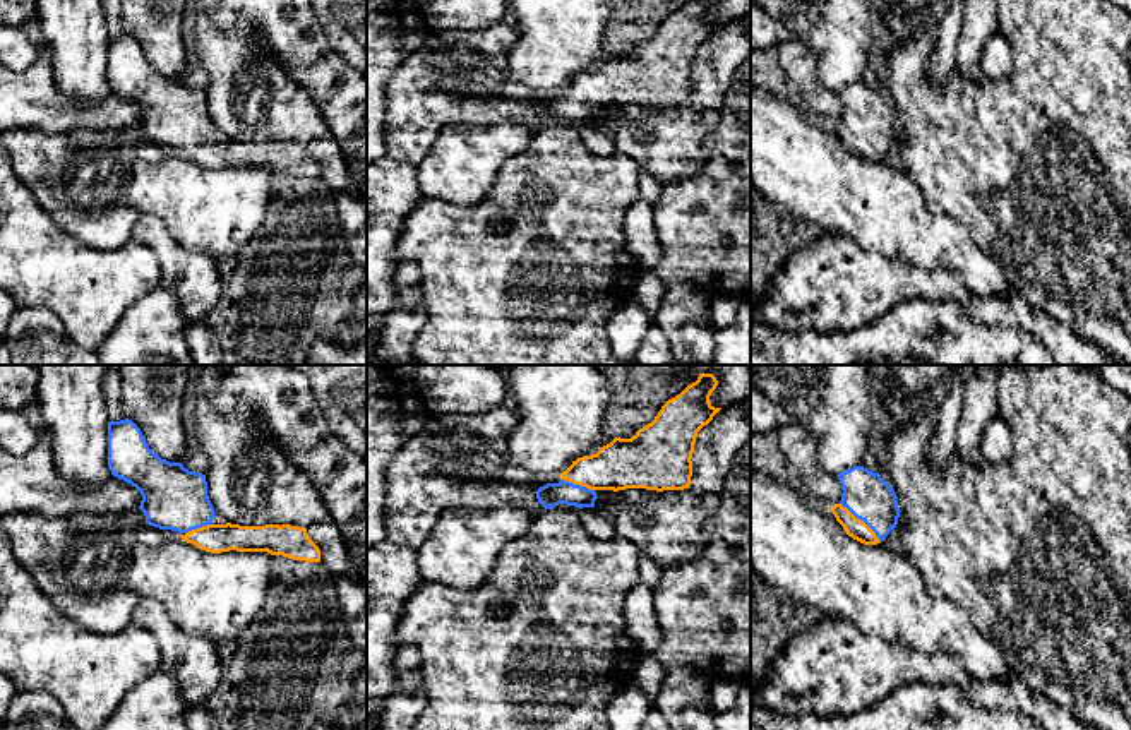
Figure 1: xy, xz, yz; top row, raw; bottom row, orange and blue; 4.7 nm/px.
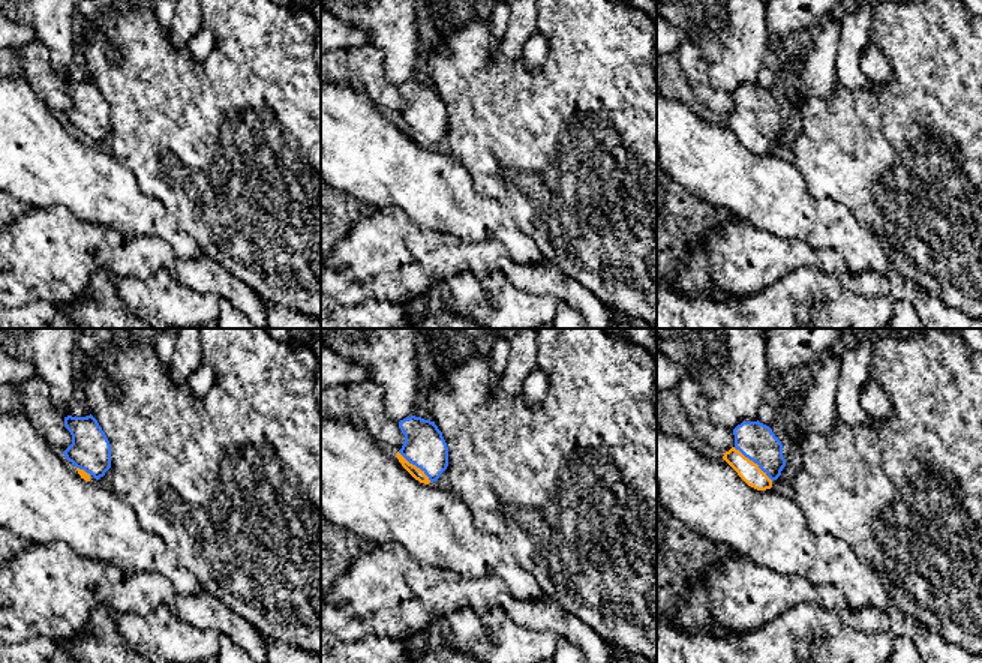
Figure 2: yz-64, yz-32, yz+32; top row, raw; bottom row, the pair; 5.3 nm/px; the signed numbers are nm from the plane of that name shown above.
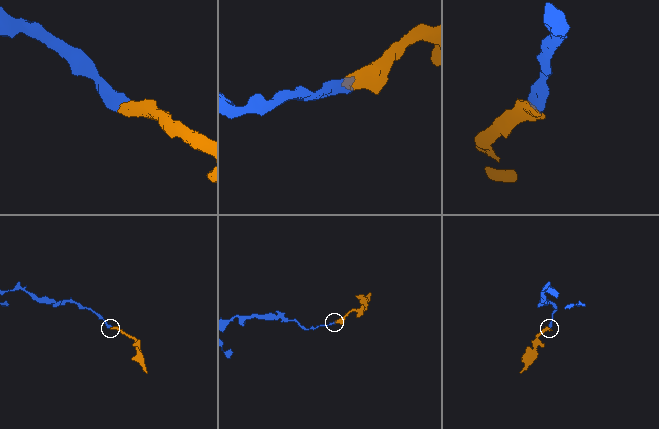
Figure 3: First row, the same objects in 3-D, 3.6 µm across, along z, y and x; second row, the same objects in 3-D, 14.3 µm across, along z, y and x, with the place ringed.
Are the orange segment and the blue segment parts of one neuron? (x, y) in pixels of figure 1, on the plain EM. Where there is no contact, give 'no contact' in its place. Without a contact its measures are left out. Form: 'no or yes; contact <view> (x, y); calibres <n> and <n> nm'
yes; contact yz (862, 137); calibres 90 and 220 nm

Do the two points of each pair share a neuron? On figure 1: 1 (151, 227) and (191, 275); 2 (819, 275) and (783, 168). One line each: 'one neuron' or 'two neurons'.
1: one neuron
2: two neurons

